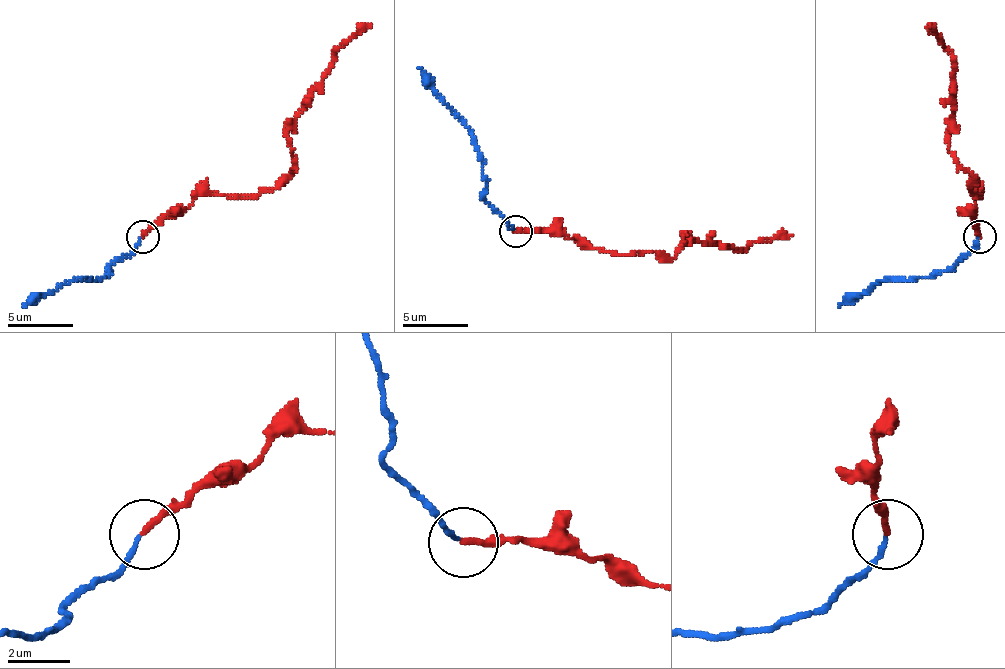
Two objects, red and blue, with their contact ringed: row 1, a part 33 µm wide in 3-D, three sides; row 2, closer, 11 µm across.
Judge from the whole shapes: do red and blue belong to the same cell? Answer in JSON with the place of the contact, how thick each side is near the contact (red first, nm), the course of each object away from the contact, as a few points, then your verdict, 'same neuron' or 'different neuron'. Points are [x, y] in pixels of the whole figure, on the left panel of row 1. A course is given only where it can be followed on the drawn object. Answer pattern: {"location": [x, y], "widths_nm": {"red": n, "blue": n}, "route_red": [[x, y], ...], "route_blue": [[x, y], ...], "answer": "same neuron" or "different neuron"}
{"location": [142, 237], "widths_nm": {"red": 190, "blue": 140}, "route_red": [[143, 238], [200, 195], [272, 192], [290, 175], [288, 123], [323, 80], [333, 57], [371, 24]], "route_blue": [[139, 238], [95, 280], [72, 280], [52, 293], [38, 293], [23, 307]], "answer": "different neuron"}

